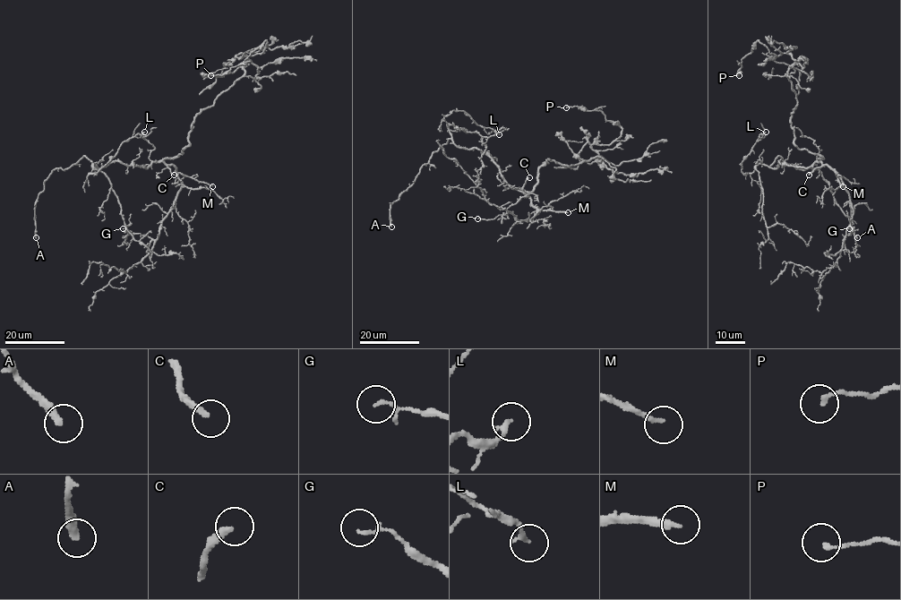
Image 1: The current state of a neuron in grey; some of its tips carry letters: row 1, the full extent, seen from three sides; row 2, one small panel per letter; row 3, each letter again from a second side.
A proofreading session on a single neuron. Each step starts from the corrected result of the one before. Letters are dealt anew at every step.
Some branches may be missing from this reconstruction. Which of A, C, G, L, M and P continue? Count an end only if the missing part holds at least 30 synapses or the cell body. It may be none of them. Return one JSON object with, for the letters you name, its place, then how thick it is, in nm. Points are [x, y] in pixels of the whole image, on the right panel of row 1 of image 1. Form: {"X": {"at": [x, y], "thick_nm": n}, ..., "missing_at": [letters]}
{"A": {"at": [857, 237], "thick_nm": 320}, "C": {"at": [809, 175], "thick_nm": 280}, "M": {"at": [843, 186], "thick_nm": 200}, "missing_at": ["A", "C", "M"]}

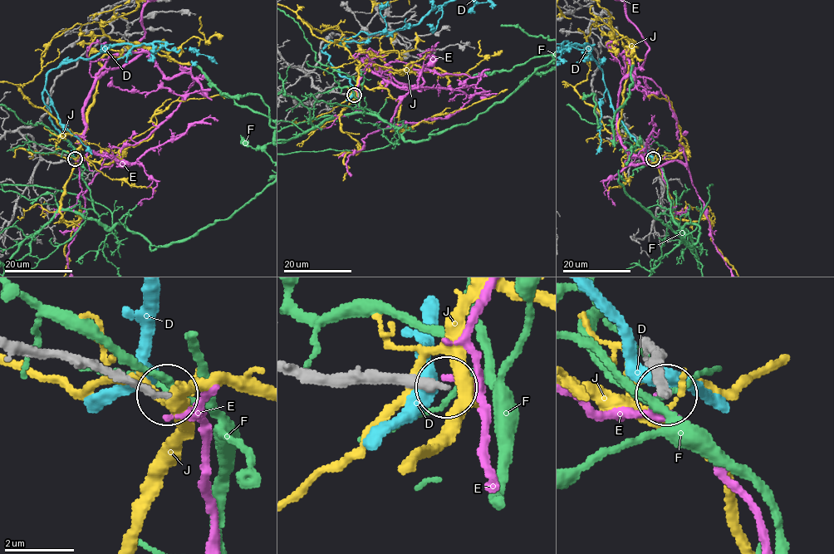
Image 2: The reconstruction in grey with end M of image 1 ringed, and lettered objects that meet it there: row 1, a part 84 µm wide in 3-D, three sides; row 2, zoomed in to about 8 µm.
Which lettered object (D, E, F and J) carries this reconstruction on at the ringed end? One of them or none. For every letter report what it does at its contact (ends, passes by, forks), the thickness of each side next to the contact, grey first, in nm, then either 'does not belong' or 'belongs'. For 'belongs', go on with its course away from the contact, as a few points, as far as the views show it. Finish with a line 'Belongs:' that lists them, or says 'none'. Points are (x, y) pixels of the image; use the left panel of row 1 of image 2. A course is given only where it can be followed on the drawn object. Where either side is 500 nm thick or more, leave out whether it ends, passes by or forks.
D: it passes by; calibres 320 and 480 nm; does not belong
E: it ends; calibres 240 and 130 nm; does not belong
F: it forks; calibres 200 and 100 nm; does not belong
J: it forks; calibres 340 and 160 nm; does not belong
Belongs: none

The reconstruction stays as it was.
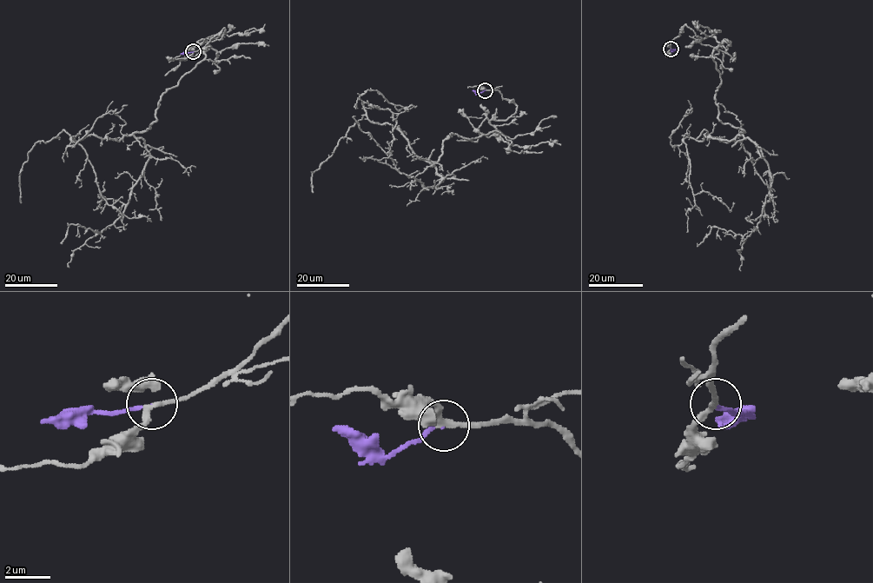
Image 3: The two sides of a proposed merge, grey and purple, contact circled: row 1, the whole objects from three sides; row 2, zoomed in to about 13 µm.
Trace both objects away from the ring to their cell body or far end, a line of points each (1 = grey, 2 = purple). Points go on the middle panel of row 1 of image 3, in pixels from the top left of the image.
1: (485, 90), (516, 105), (490, 121), (498, 137), (451, 134), (427, 160), (364, 115), (312, 174), (313, 192)
2: (485, 90), (479, 93), (472, 90)

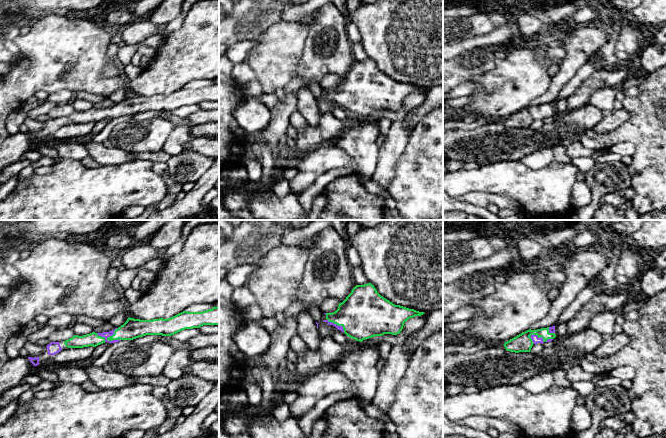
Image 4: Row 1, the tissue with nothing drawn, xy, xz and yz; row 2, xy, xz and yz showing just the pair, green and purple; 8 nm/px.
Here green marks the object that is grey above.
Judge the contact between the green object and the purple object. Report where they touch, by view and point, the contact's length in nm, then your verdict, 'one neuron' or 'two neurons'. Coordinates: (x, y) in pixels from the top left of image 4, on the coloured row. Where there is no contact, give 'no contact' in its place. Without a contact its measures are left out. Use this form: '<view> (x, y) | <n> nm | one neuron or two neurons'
xy (108, 340) | 200 nm | one neuron

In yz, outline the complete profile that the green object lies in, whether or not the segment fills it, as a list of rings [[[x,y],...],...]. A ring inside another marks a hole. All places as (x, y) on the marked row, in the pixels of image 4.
[[[555,326],[537,330],[527,330],[504,343],[504,347],[510,352],[530,352],[534,344],[550,342],[556,337]]]

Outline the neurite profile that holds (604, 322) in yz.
[[[605,311],[597,314],[589,323],[589,327],[603,335],[613,336],[616,324],[616,311]]]

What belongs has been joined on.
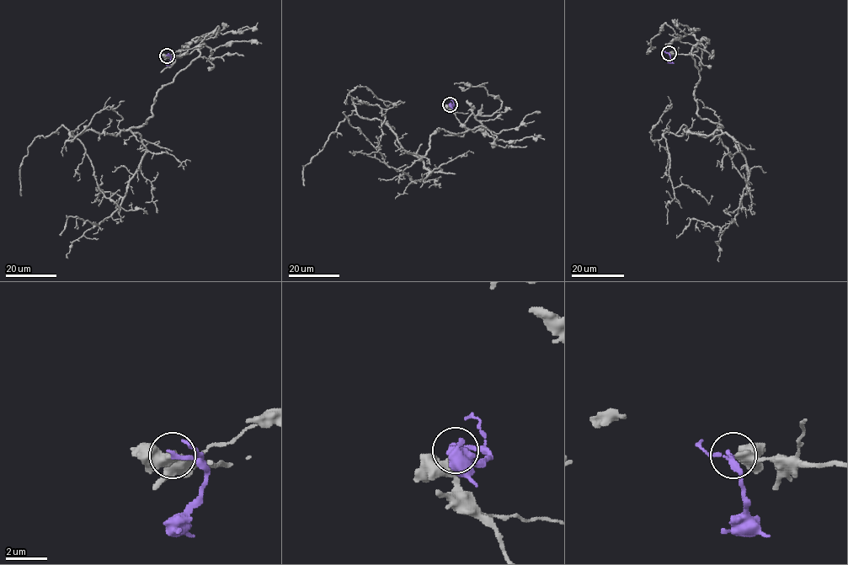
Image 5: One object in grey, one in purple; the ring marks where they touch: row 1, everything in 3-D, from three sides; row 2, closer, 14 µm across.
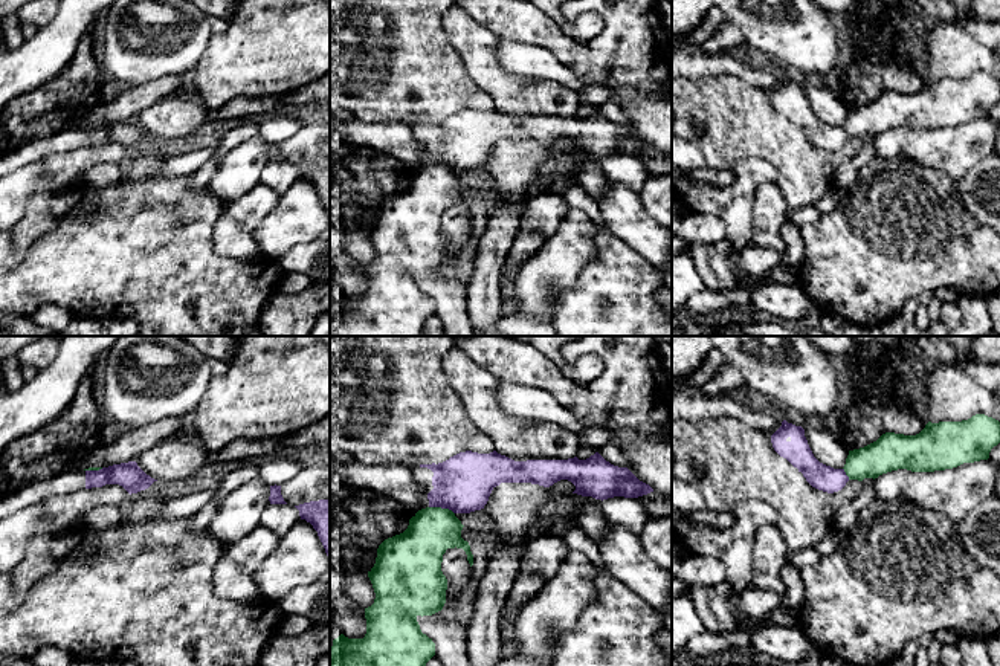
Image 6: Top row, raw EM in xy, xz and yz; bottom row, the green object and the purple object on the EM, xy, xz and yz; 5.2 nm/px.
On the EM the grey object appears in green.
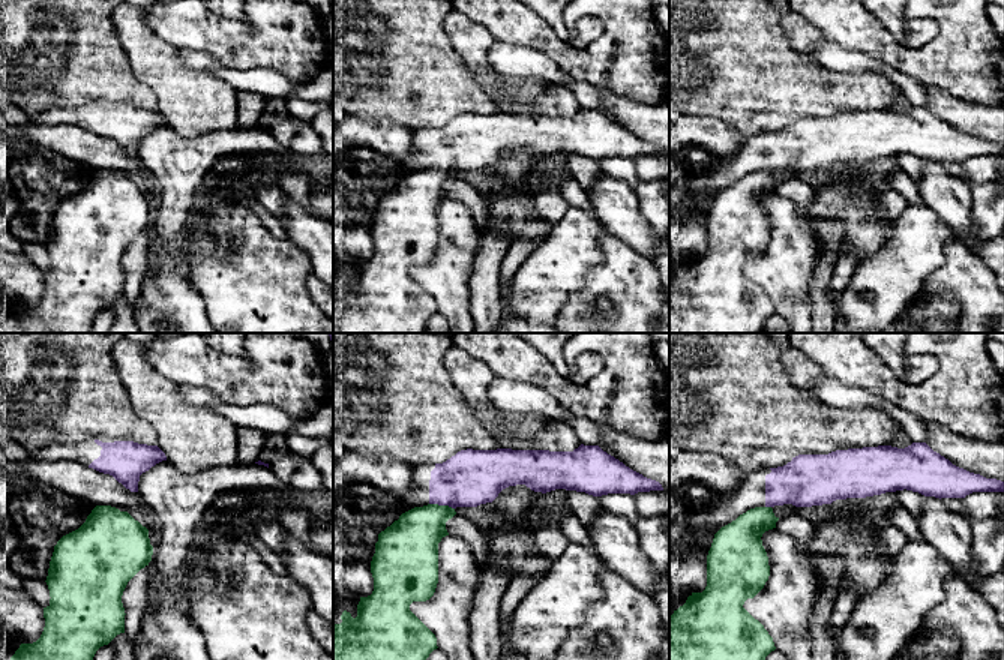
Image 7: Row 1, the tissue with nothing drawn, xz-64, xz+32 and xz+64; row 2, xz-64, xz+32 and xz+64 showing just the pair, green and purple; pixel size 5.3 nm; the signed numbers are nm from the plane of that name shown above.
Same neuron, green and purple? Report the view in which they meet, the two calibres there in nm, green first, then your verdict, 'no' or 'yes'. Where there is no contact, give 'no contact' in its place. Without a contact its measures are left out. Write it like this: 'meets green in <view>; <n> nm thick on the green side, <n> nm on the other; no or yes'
meets green in xz; 260 nm thick on the green side, 300 nm on the other; no

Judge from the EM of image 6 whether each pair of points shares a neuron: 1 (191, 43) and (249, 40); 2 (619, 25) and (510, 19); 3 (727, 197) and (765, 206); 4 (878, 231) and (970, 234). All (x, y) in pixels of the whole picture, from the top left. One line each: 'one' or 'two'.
1: two
2: one
3: two
4: one

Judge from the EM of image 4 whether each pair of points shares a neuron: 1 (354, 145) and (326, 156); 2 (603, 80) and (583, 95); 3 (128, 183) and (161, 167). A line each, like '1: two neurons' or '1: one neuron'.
1: two neurons
2: one neuron
3: two neurons

